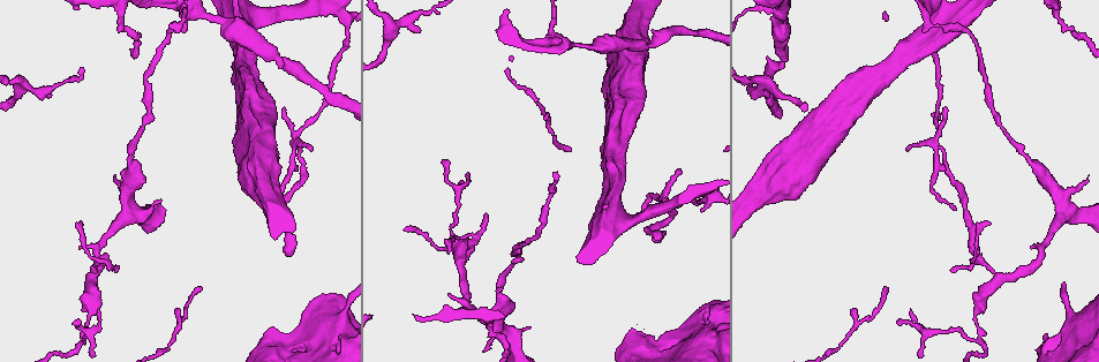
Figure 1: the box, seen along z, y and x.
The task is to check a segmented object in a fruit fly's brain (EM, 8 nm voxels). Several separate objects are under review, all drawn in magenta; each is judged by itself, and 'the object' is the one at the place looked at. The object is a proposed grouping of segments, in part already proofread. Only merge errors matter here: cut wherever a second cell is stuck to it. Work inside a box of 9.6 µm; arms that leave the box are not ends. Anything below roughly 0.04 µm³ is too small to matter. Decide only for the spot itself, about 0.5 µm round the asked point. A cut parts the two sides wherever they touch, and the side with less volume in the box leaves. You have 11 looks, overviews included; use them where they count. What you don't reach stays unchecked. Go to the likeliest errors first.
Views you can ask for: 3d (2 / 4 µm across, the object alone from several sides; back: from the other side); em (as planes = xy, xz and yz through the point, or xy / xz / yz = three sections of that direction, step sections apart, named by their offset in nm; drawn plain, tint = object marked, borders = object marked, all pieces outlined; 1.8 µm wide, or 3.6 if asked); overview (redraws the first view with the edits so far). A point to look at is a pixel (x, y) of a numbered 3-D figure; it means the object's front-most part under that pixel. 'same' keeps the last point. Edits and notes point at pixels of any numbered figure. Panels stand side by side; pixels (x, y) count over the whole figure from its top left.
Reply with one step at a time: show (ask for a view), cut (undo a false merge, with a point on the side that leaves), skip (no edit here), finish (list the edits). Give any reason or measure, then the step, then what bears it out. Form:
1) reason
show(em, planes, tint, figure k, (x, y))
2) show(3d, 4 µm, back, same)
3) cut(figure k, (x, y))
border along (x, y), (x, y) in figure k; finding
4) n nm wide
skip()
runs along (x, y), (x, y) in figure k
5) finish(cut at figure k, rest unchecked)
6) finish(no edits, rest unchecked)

thick turns thin
show(3d, 4 µm, figure 1, (563, 46))

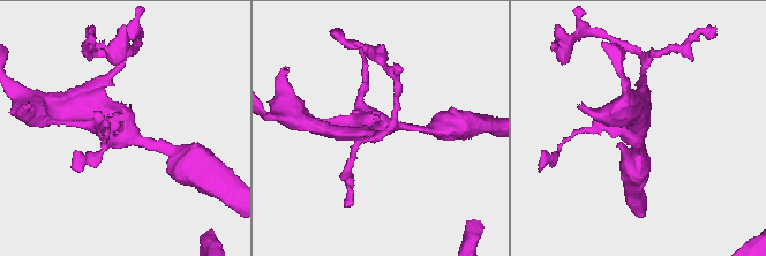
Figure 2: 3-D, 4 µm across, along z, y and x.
need the tissue
show(em, planes, plain, figure 2, (122, 136))

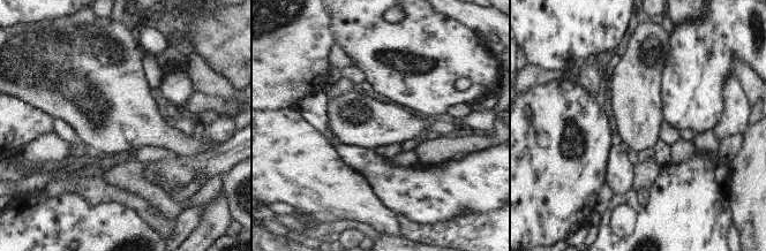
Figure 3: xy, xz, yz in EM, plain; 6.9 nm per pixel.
with the object marked
show(em, planes, tint, same)

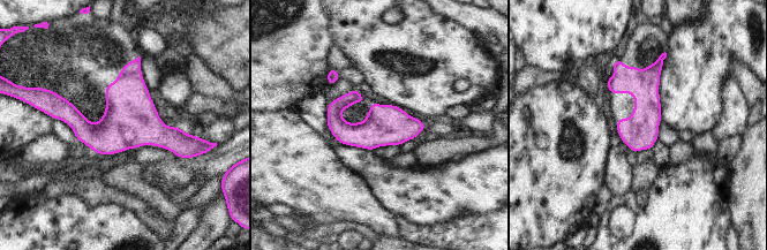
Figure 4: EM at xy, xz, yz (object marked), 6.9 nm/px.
skip()
runs along (660, 61), (631, 146) in figure 4; continuous, no second cell

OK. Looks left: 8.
abrupt turn
show(em, 3.6 µm, xz, step 8, tint, figure 1, (762, 86))

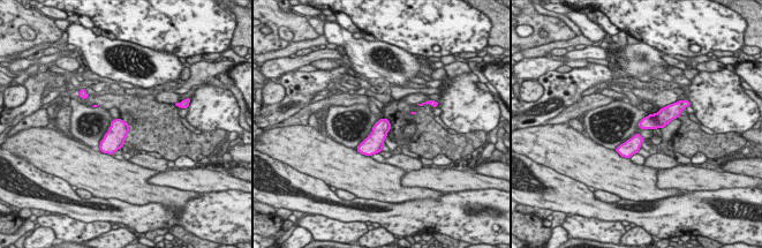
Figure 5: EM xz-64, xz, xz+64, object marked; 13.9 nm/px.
show(em, 3.6 µm, planes, tint, same)

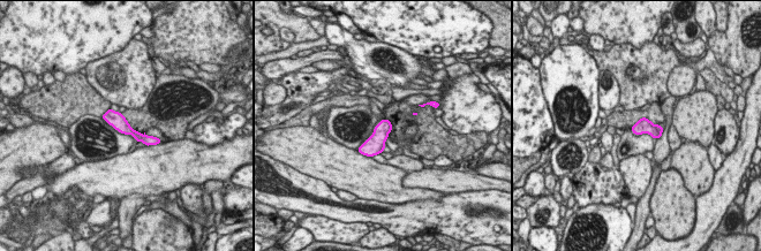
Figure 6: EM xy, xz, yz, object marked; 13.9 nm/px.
220 nm wide
skip()
runs along (106, 115), (137, 136), (155, 141) in figure 6; all the same cell

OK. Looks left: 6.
three-way junction
show(em, planes, tint, figure 1, (500, 332))

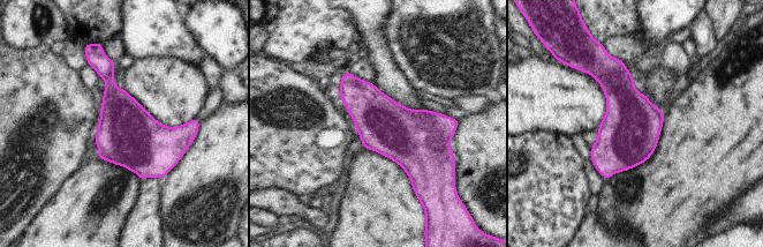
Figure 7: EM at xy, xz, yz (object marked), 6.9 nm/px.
skip()
all the same cell

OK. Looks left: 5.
branch point
show(3d, 2 µm, figure 1, (980, 339))

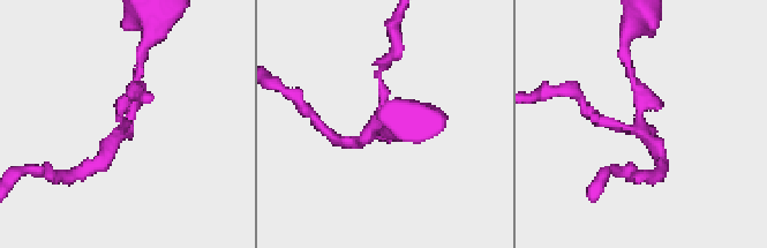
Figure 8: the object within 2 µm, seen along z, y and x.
show(em, planes, tint, figure 8, (128, 117))

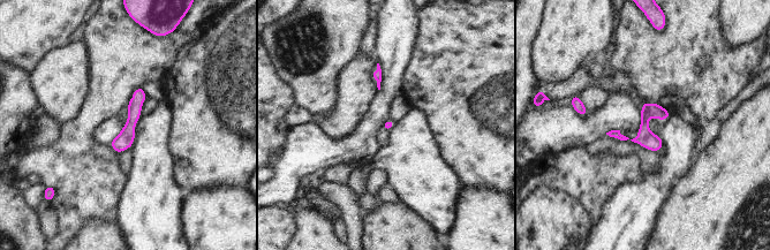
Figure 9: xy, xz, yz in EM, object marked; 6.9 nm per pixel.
skip()
runs along (140, 90), (127, 136), (118, 149) in figure 9; continuous, no second cell

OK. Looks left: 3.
finish(no edits, rest unchecked)

